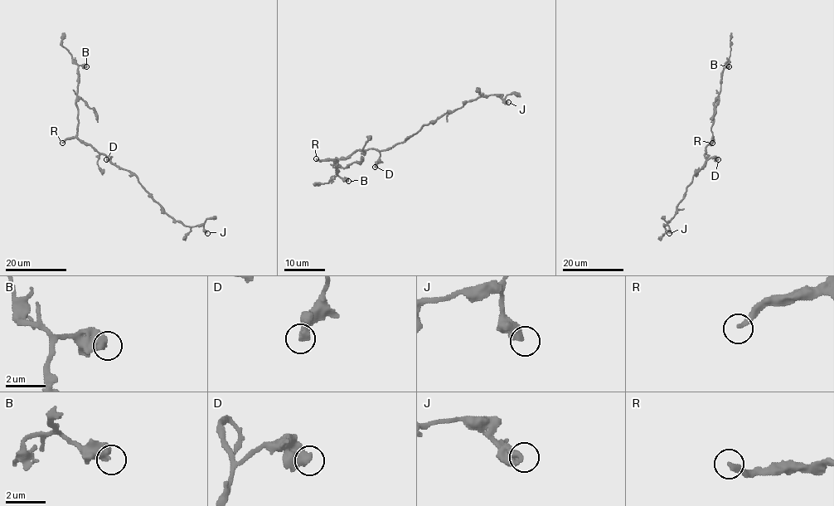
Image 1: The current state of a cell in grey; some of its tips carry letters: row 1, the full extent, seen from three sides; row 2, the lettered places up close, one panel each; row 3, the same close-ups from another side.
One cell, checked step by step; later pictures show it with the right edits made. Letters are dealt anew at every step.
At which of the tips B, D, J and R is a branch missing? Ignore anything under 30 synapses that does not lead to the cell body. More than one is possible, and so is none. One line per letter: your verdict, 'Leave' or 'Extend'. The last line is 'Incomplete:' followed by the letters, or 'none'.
B: Leave
D: Leave
J: Leave
R: Extend
Incomplete: R

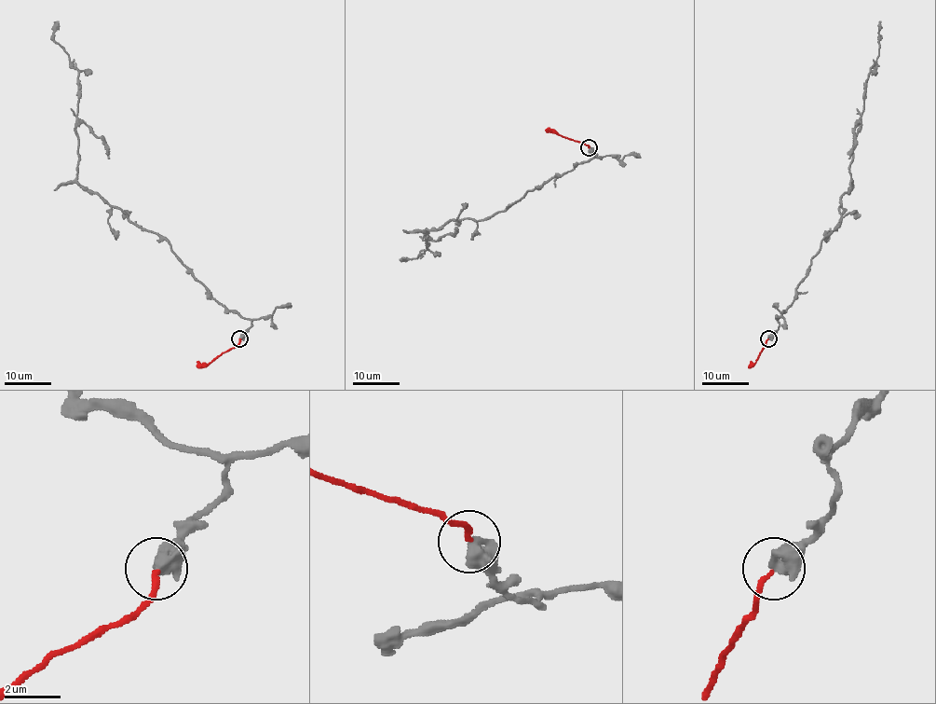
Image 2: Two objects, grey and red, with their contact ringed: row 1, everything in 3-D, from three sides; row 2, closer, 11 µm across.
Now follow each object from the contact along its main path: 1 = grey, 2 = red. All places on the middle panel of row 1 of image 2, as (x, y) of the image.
1: (589, 147), (600, 158), (577, 163), (504, 210), (426, 228), (424, 254), (407, 260)
2: (589, 147), (584, 143), (545, 129)

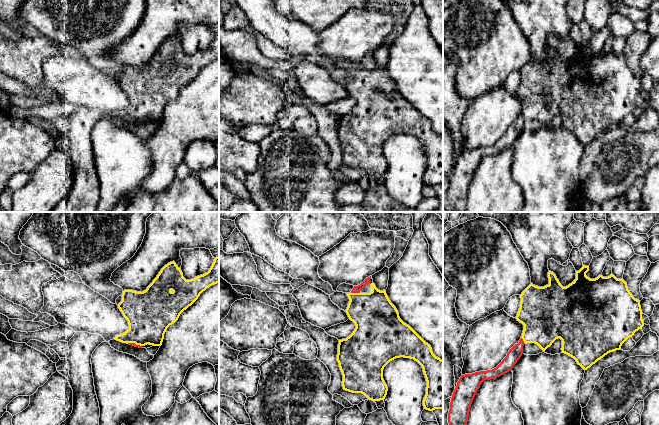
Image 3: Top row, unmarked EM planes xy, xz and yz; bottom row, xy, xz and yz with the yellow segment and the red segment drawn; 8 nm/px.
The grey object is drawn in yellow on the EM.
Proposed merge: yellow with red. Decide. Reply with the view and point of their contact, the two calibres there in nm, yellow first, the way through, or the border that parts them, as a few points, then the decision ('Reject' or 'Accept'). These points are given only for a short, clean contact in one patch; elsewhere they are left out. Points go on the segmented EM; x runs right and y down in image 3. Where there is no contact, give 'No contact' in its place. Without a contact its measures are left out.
Touches yellow at xz (355, 293). Thickness 340 nm (yellow) against 60 nm. Path across: xz (375, 317), (357, 299), (355, 293), (356, 289). Accept

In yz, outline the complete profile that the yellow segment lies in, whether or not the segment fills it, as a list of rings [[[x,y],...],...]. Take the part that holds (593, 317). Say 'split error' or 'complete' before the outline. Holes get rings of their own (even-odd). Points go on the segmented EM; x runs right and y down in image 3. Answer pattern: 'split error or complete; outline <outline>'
split error; outline [[[584,266],[576,271],[576,279],[566,287],[563,287],[556,275],[549,271],[549,284],[544,287],[538,287],[532,283],[520,295],[521,302],[517,321],[524,325],[524,330],[518,344],[515,344],[507,353],[507,356],[494,369],[487,371],[475,372],[472,374],[462,375],[457,382],[453,392],[450,409],[448,413],[449,425],[467,425],[468,415],[472,401],[484,380],[495,379],[512,370],[523,354],[523,346],[527,343],[537,344],[543,351],[560,338],[562,340],[562,353],[574,358],[578,365],[584,370],[590,368],[598,360],[610,352],[620,350],[622,344],[634,335],[636,331],[642,329],[644,322],[642,320],[642,310],[640,301],[635,299],[628,290],[627,283],[622,279],[617,279],[613,274],[608,277],[599,275],[595,279],[586,276],[589,266]]]

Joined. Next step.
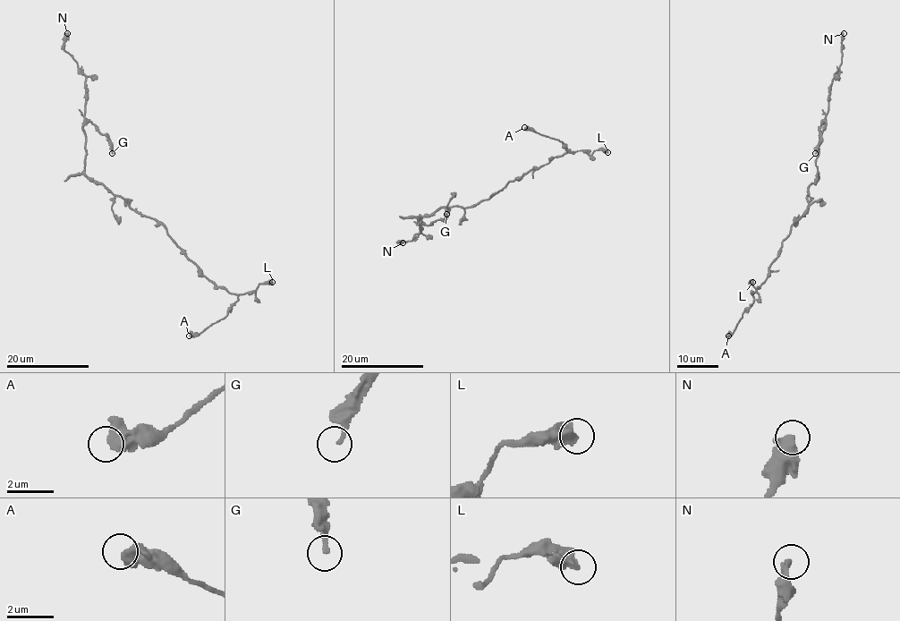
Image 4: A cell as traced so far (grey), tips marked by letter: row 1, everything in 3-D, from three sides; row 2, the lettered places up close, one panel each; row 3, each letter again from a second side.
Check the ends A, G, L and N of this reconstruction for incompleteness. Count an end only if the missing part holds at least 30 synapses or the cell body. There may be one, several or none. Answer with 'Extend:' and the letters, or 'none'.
Extend: none

